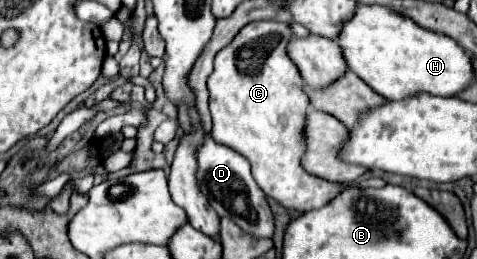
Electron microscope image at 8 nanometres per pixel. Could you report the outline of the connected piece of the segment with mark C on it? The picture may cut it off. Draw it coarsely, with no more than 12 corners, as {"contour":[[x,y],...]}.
{"contour":[[258,20],[216,54],[210,136],[282,208],[346,188],[304,170],[310,96],[292,26]]}

